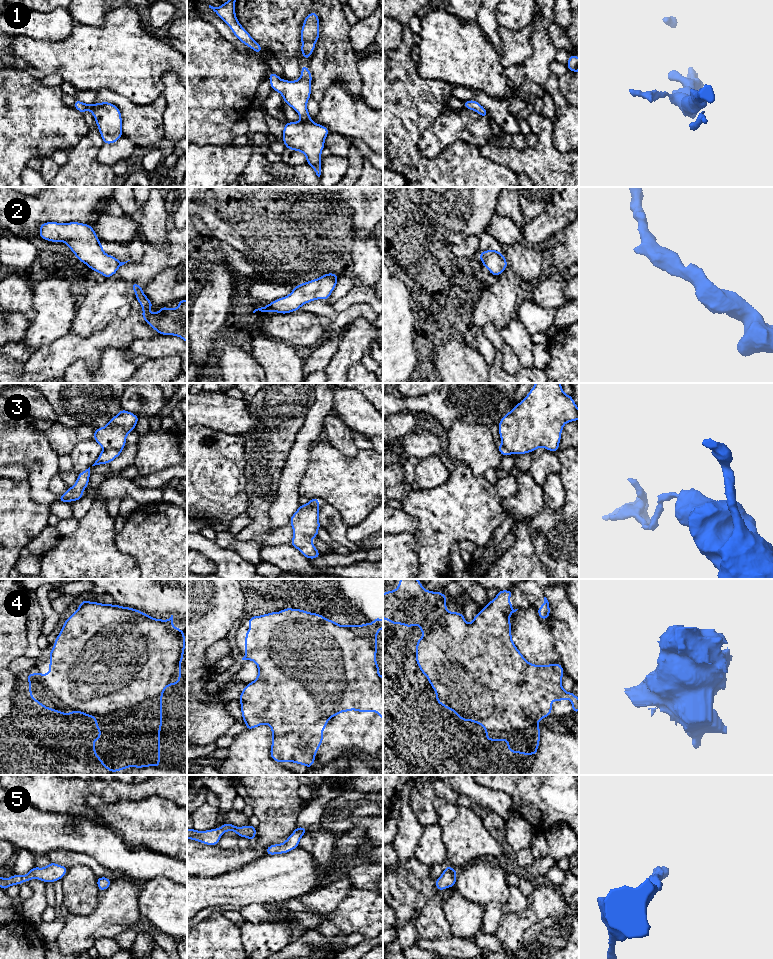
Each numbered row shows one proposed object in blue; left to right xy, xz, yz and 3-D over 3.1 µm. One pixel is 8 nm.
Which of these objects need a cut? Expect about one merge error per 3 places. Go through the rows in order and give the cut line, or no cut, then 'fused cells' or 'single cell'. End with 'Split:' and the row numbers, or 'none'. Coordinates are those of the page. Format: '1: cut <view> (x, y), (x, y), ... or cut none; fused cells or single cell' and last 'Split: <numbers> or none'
1: cut none; single cell
2: cut none; single cell
3: cut xy (122, 447), (103, 450); fused cells
4: cut none; single cell
5: cut none; single cell
Split: 3

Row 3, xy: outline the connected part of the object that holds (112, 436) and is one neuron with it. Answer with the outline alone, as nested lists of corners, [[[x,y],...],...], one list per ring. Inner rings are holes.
[[[121,409],[104,427],[94,429],[93,439],[103,450],[124,448],[127,435],[136,428],[138,420],[136,414]]]

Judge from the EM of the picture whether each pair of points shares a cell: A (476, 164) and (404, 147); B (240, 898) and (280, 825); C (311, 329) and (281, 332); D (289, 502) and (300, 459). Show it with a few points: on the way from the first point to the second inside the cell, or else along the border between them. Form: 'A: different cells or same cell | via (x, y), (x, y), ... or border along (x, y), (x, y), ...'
A: same cell | via (458, 164), (422, 164)
B: different cells | border along (265, 854), (242, 867)
C: same cell | via (304, 329), (288, 329)
D: same cell | via (289, 491), (289, 481), (293, 470)

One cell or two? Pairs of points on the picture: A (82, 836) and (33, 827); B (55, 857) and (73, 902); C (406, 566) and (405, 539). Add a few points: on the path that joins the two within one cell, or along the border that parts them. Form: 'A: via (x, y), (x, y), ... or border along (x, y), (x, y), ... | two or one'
A: via (70, 833), (65, 831), (45, 831) | one
B: border along (69, 867), (84, 865), (92, 871) | two
C: via (403, 559), (403, 546) | one

